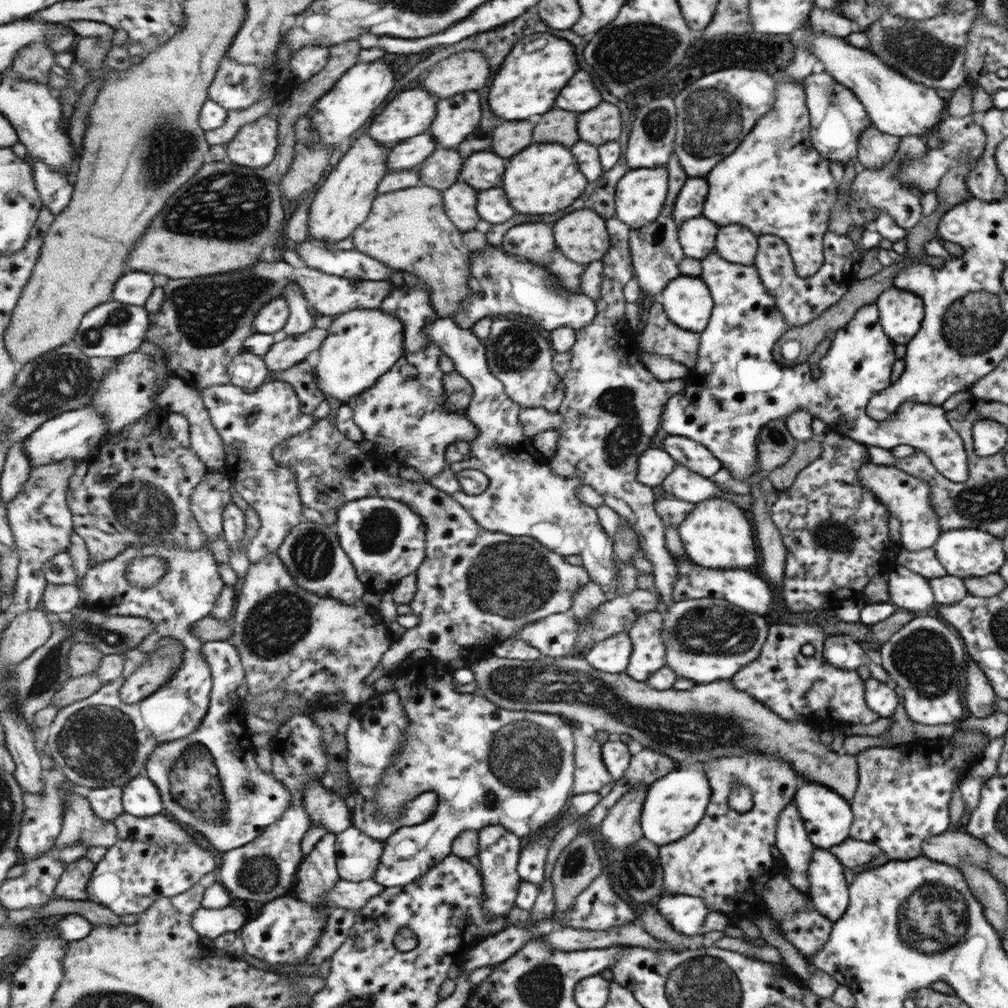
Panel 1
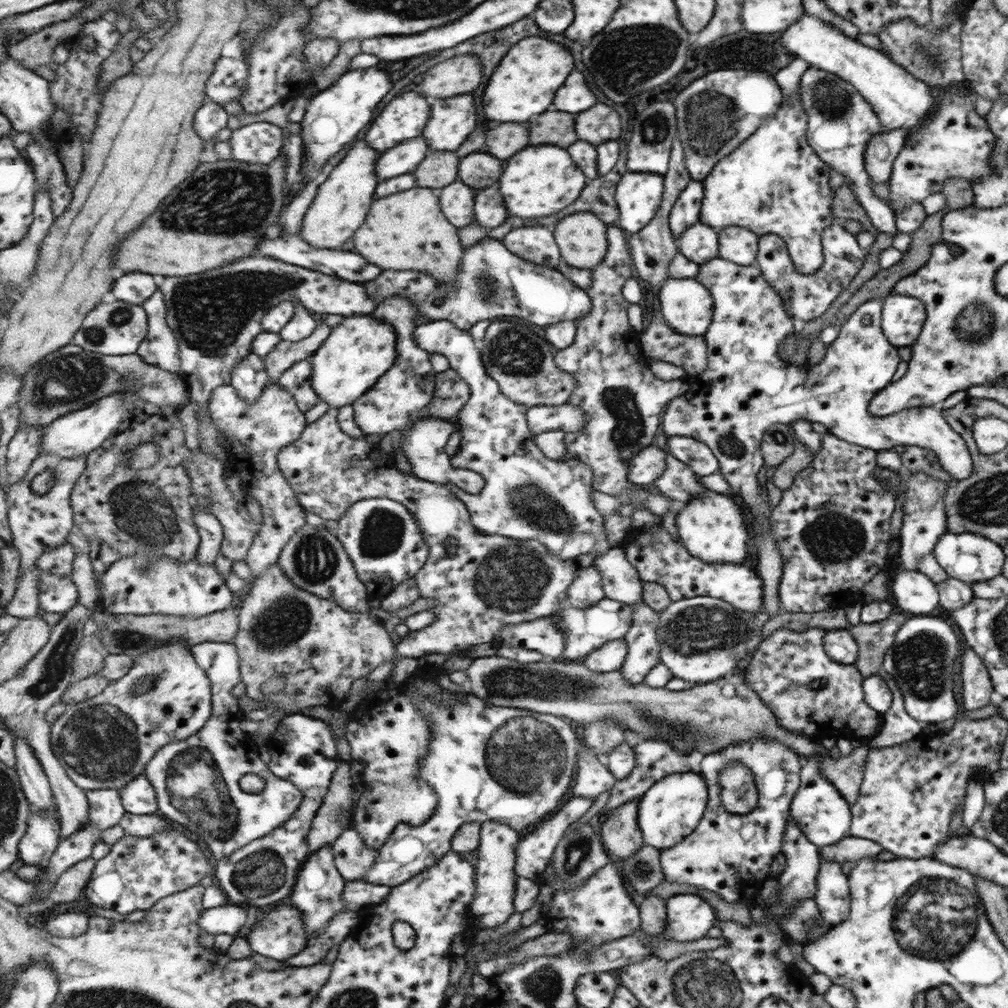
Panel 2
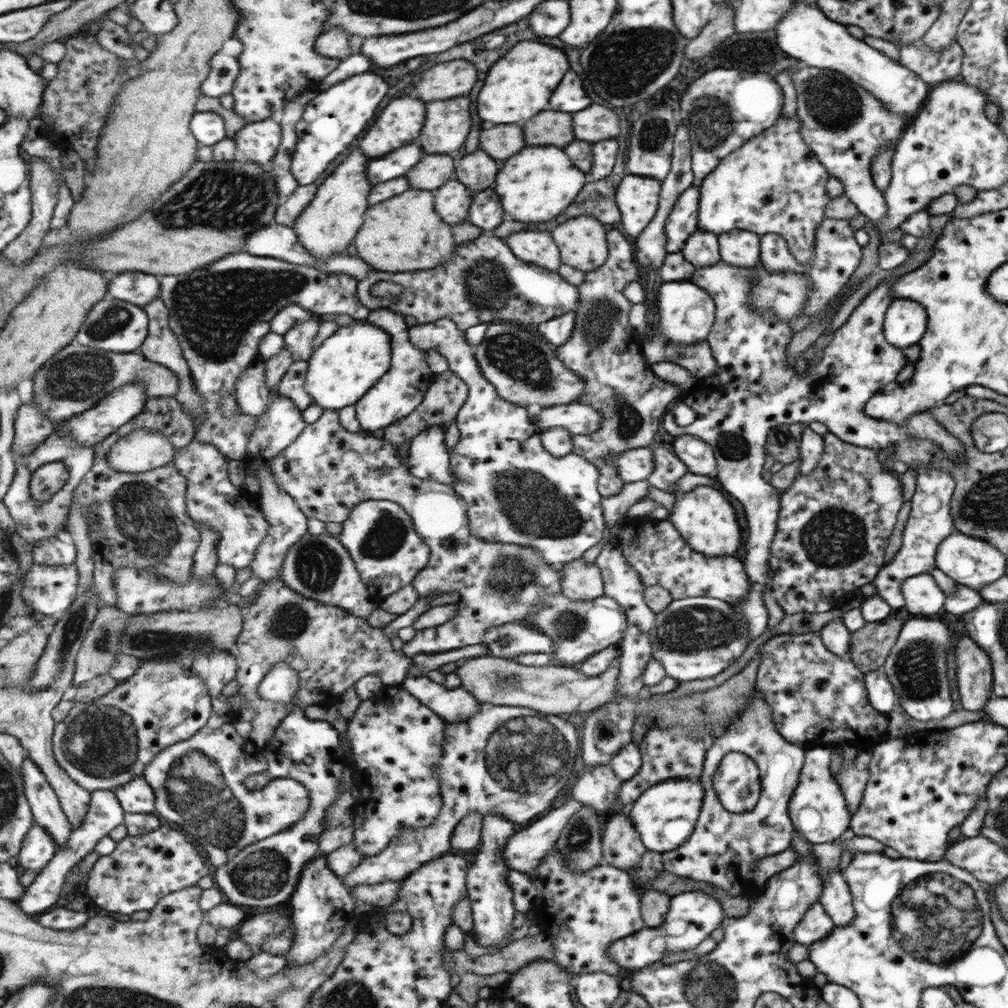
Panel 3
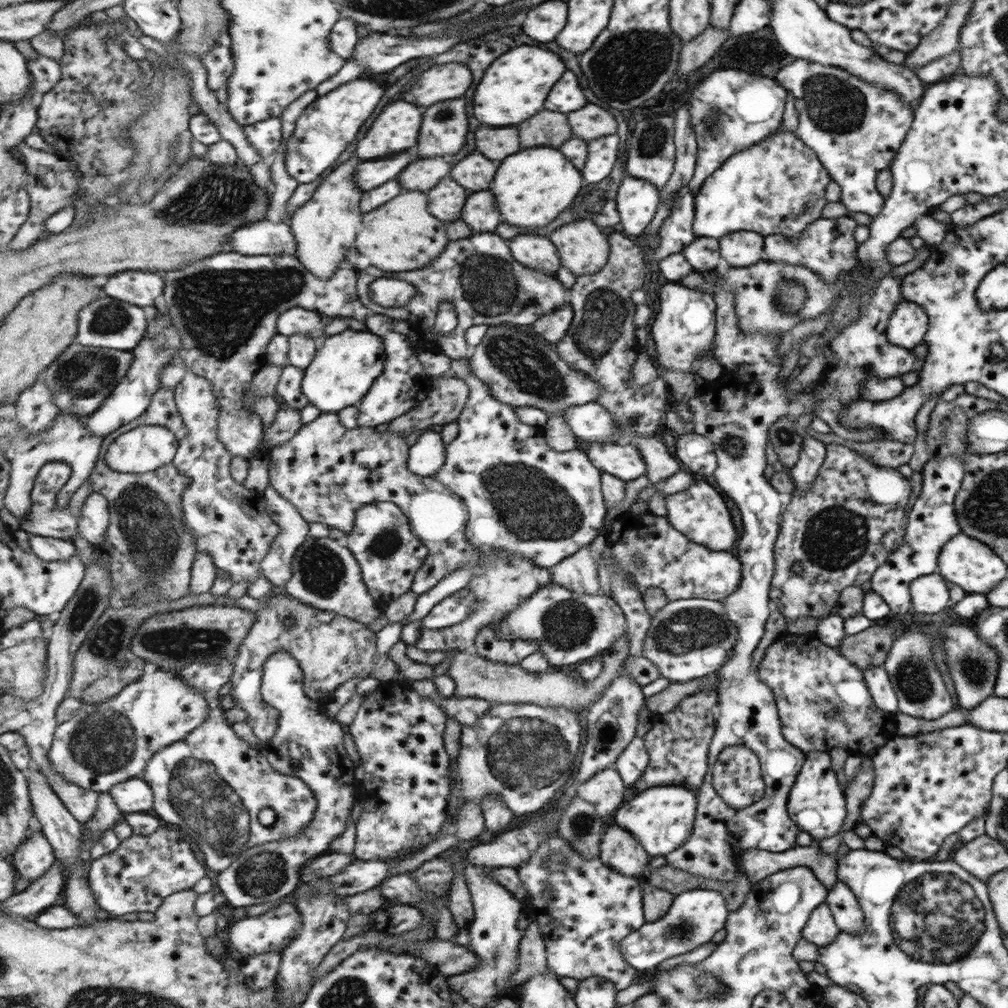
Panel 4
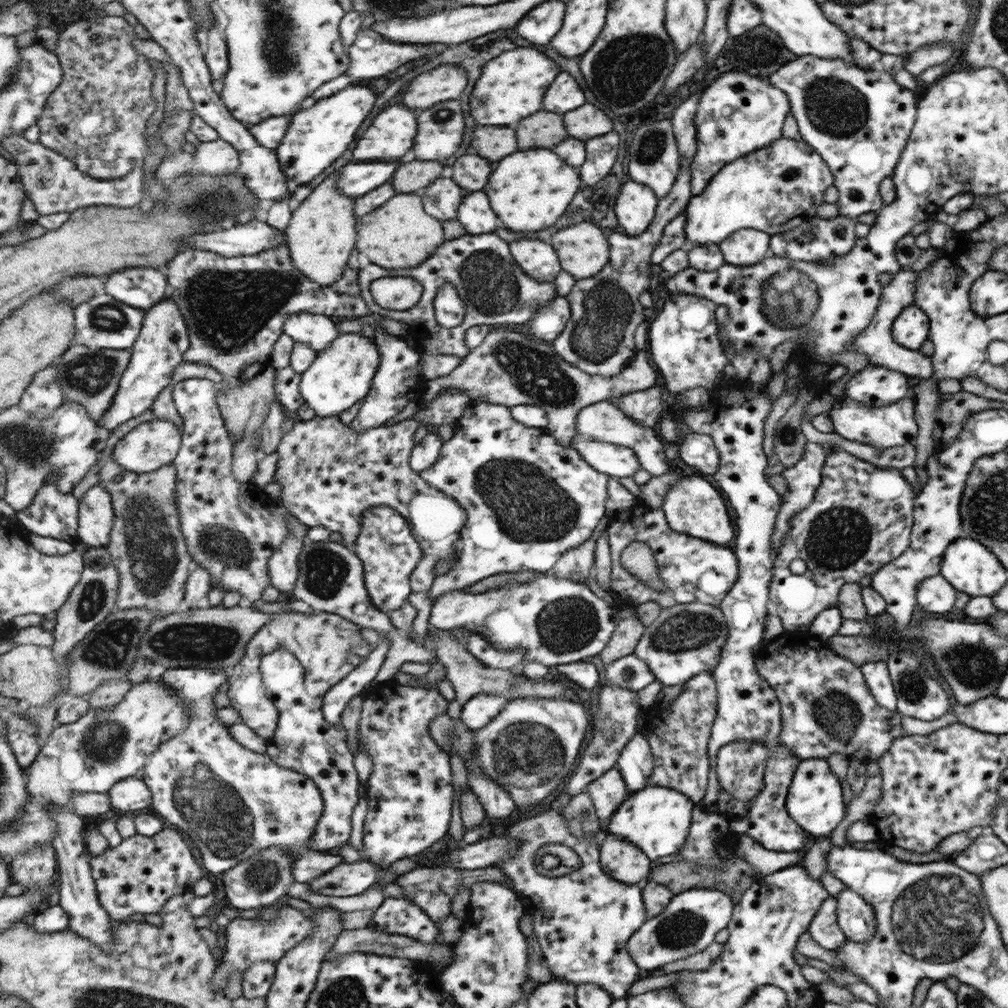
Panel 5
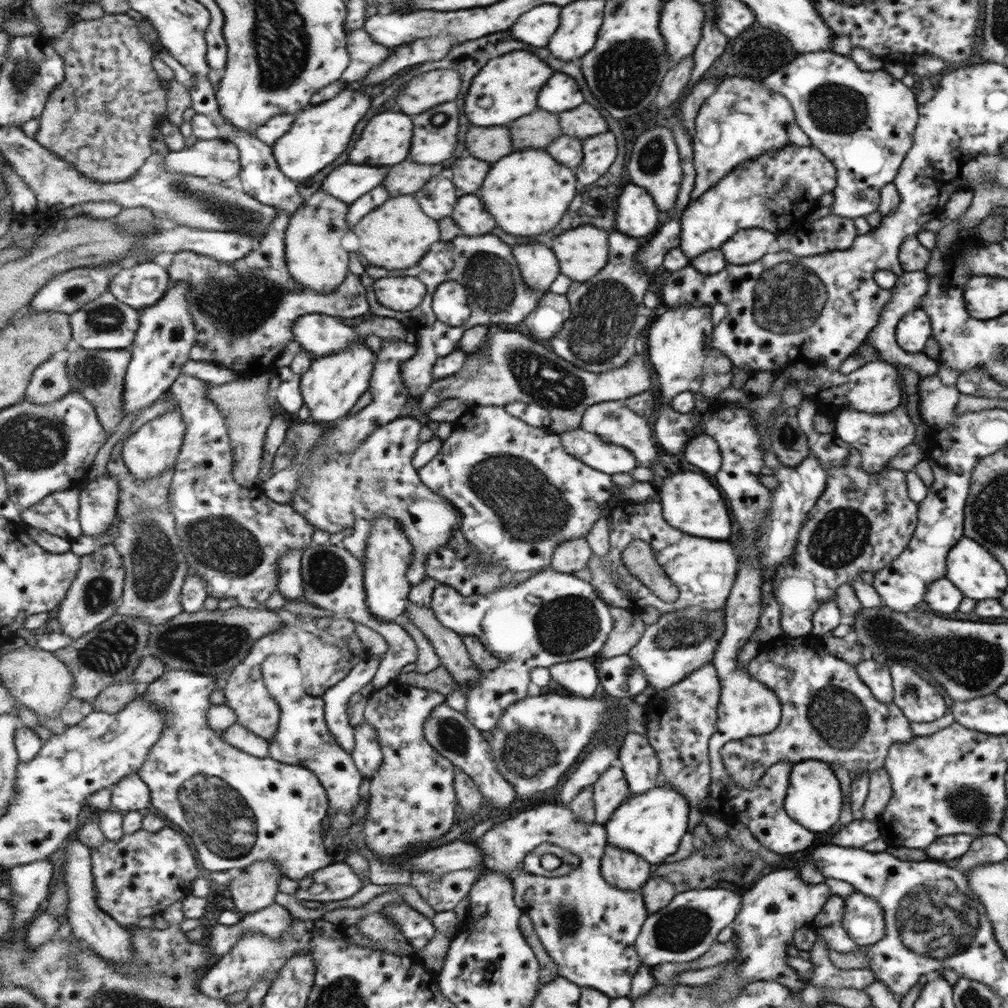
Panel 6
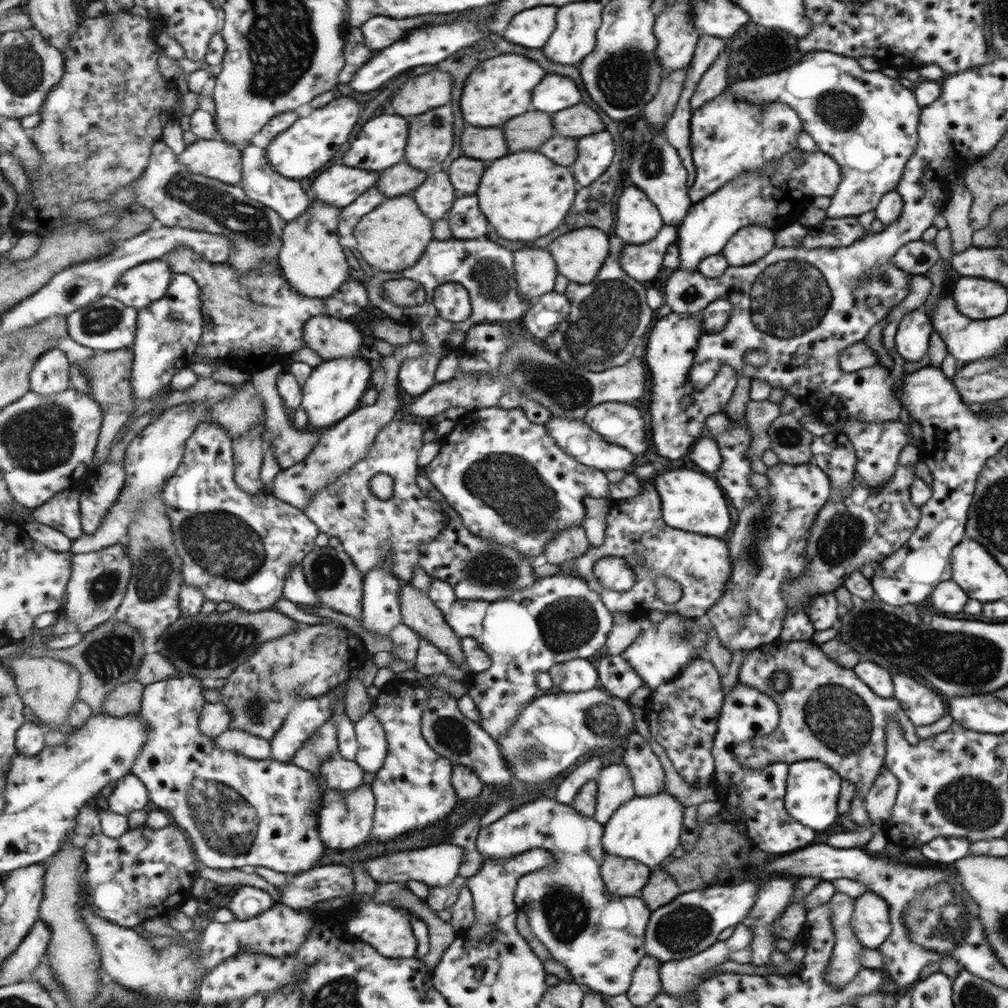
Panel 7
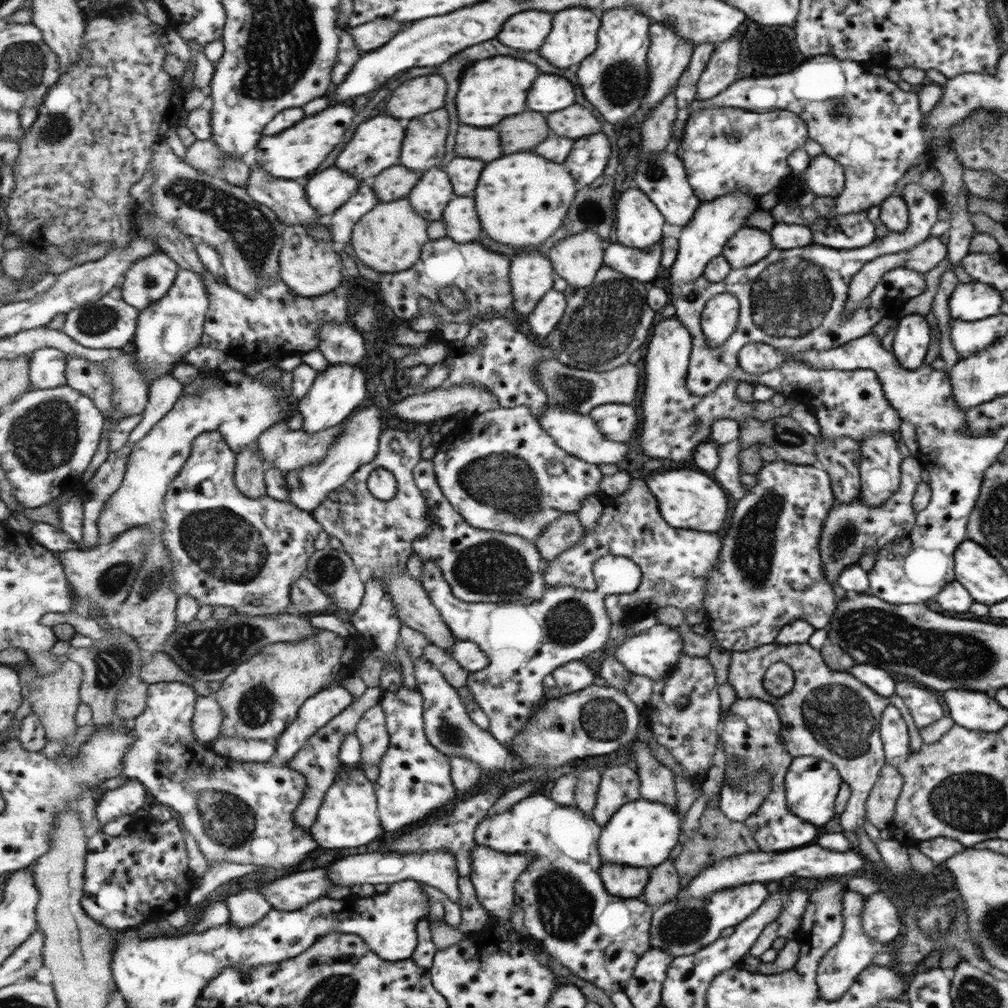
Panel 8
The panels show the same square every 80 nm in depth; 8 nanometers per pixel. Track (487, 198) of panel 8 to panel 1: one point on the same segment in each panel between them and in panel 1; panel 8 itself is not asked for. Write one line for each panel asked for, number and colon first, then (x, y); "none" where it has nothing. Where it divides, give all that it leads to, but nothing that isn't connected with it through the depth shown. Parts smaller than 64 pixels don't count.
1: (543, 179)
2: (536, 183)
3: (536, 184)
4: (533, 186)
5: (530, 190)
6: (528, 192)
7: (525, 195)

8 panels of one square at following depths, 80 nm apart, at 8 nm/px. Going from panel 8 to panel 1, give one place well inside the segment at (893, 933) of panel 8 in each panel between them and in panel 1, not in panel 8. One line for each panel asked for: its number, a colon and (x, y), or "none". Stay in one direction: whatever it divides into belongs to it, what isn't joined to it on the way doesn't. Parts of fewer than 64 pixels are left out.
1: (827, 891)
2: (832, 896)
3: (834, 897)
4: (847, 915)
5: (855, 918)
6: (863, 921)
7: (870, 922)

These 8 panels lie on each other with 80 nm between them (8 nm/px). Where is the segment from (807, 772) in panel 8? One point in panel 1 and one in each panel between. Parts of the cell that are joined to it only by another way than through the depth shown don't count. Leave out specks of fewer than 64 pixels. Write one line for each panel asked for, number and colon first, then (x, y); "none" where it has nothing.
1: (826, 817)
2: (821, 812)
3: (820, 811)
4: (818, 802)
5: (817, 801)
6: (816, 799)
7: (813, 793)

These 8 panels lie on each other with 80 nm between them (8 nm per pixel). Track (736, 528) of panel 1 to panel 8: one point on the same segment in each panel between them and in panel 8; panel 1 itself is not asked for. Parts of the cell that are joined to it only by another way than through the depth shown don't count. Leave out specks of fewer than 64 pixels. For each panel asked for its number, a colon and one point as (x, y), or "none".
2: (711, 527)
3: (702, 516)
4: (697, 512)
5: (692, 506)
6: (689, 503)
7: (692, 502)
8: (690, 500)

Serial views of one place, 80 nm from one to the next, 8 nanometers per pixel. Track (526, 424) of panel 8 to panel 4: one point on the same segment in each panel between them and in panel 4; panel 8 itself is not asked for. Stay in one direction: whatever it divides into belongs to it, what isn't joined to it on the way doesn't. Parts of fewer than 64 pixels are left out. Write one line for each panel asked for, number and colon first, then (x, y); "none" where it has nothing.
4: (525, 500)
5: (528, 499)
6: (520, 495)
7: (512, 484)

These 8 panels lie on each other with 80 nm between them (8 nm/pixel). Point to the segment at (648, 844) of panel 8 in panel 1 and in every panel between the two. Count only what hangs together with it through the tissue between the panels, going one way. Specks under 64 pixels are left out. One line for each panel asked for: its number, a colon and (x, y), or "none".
1: (675, 803)
2: (668, 811)
3: (664, 815)
4: (660, 818)
5: (656, 819)
6: (651, 824)
7: (646, 829)

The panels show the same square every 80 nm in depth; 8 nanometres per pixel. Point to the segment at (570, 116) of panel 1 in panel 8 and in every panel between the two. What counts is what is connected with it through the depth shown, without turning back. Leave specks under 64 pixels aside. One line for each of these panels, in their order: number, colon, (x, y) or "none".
2: (554, 127)
3: (549, 127)
4: (549, 128)
5: (545, 129)
6: (536, 131)
7: (527, 132)
8: (520, 133)

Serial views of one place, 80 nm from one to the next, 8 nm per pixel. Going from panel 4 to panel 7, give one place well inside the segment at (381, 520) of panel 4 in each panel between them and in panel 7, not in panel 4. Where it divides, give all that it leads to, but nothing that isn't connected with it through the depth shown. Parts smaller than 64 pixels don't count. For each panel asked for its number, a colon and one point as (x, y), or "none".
5: (387, 545)
6: (389, 554)
7: (382, 610)

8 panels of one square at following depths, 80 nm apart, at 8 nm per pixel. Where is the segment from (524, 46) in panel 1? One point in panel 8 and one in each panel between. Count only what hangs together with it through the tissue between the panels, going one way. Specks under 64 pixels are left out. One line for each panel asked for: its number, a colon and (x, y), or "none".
2: (522, 86)
3: (518, 87)
4: (515, 87)
5: (512, 86)
6: (512, 82)
7: (501, 89)
8: (493, 90)

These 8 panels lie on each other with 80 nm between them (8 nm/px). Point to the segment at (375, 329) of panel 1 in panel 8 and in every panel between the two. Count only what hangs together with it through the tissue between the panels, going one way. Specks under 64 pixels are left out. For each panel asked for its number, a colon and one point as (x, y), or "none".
2: (361, 349)
3: (342, 372)
4: (346, 367)
5: (342, 375)
6: (334, 384)
7: (334, 391)
8: (337, 392)

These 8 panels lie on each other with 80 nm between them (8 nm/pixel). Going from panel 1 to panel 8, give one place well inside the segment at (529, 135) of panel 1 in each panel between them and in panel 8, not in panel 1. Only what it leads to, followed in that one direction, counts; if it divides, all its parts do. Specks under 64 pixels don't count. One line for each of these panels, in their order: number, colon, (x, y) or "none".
2: (505, 141)
3: (503, 142)
4: (498, 143)
5: (495, 143)
6: (491, 144)
7: (484, 143)
8: (476, 142)

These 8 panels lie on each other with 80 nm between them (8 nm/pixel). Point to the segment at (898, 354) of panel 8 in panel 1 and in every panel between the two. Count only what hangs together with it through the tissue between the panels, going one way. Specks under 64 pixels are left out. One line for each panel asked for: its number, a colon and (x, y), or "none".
1: (900, 313)
2: (902, 317)
3: (904, 323)
4: (907, 326)
5: (909, 329)
6: (912, 330)
7: (910, 341)

